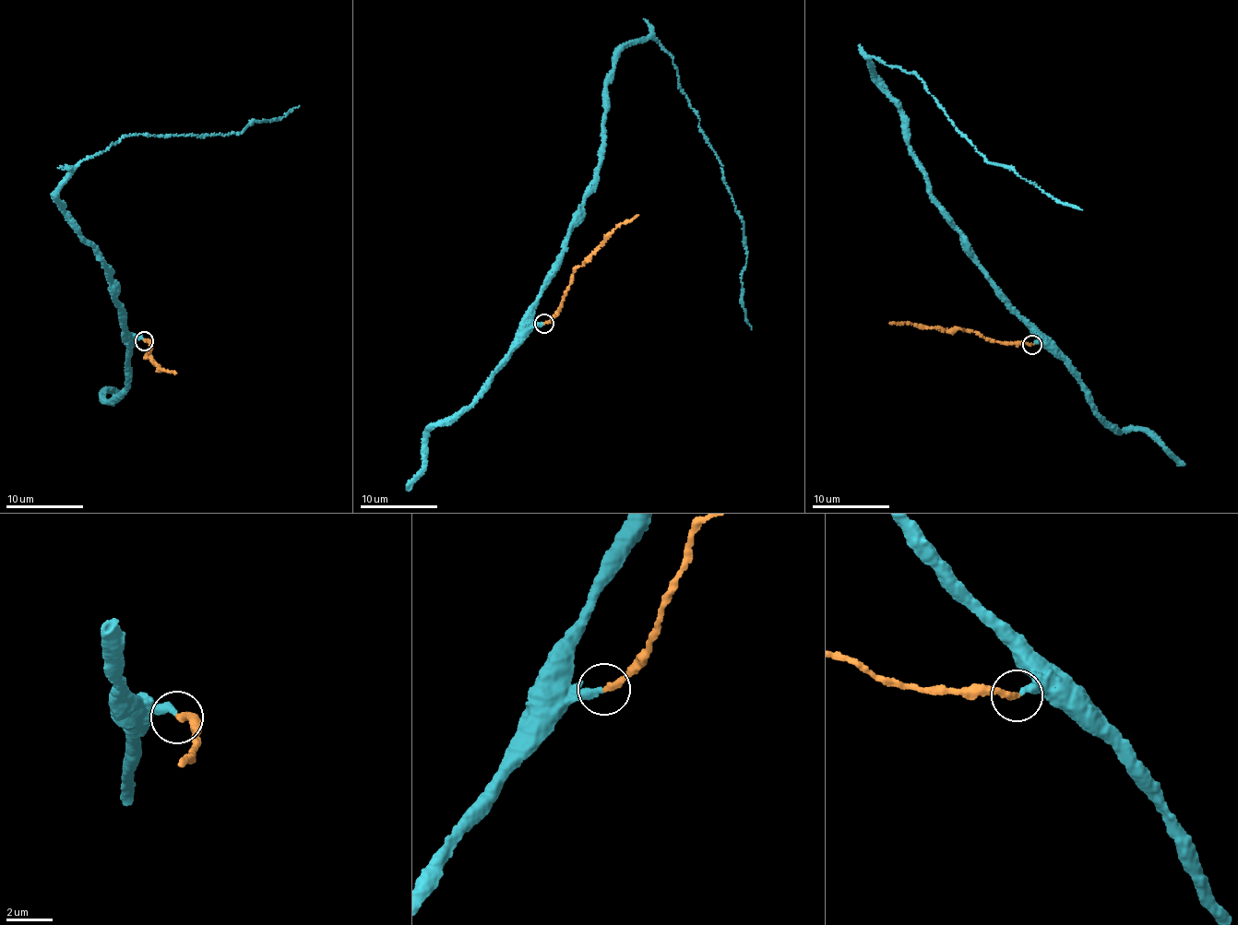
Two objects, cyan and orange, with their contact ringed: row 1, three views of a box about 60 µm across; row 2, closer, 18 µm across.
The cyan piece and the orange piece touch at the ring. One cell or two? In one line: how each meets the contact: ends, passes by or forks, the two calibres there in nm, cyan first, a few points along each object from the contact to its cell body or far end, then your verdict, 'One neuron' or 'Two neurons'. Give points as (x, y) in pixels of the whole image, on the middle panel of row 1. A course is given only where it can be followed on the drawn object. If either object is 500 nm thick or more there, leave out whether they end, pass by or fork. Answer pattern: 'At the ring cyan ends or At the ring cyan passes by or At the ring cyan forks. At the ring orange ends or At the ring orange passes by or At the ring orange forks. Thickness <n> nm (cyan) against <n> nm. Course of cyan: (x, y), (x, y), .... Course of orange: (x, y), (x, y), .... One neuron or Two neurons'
At the ring cyan ends. At the ring orange ends. Thickness 320 nm (cyan) against 320 nm. Course of cyan: (544, 324), (533, 318), (537, 297), (591, 190), (618, 53), (649, 38), (672, 59), (743, 224), (751, 329). Course of orange: (544, 323), (556, 314), (573, 271), (617, 227), (638, 215). Two neurons

